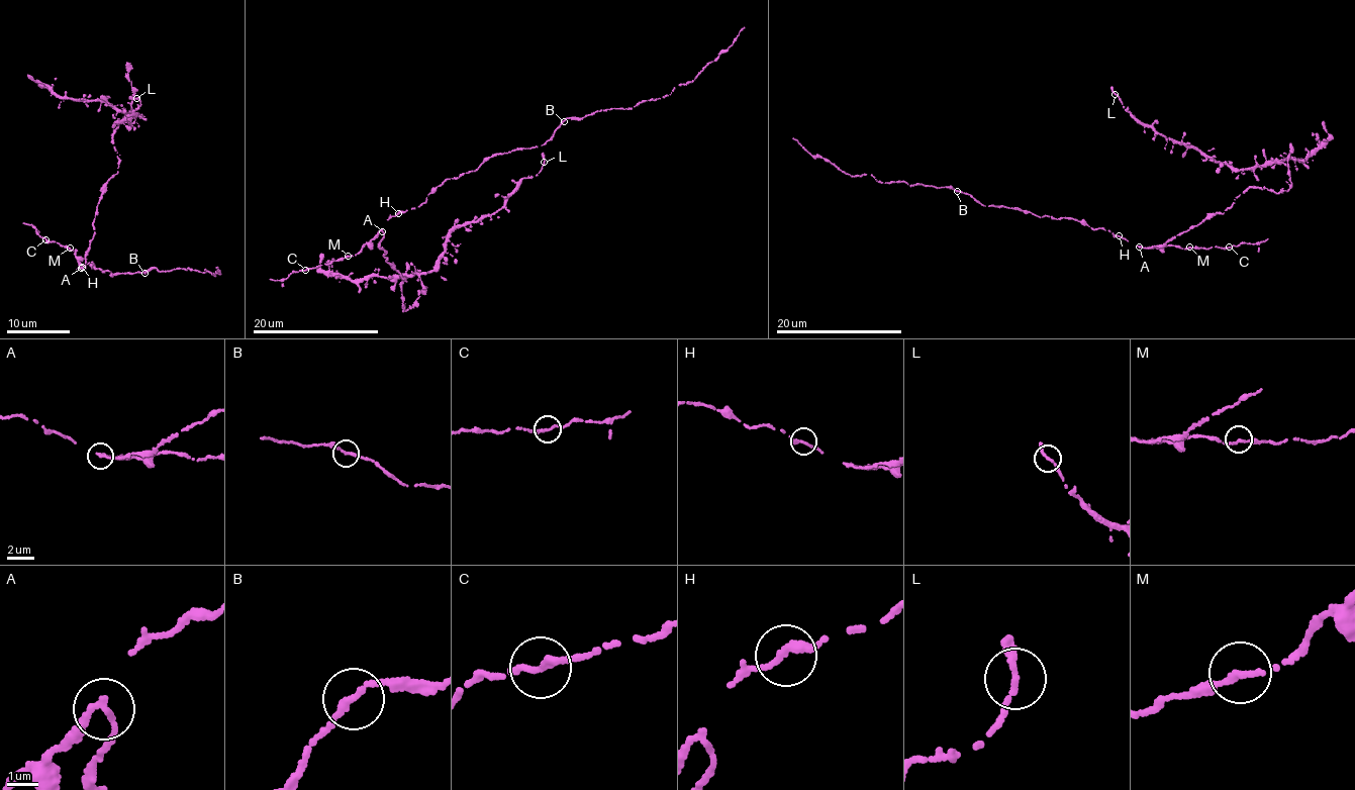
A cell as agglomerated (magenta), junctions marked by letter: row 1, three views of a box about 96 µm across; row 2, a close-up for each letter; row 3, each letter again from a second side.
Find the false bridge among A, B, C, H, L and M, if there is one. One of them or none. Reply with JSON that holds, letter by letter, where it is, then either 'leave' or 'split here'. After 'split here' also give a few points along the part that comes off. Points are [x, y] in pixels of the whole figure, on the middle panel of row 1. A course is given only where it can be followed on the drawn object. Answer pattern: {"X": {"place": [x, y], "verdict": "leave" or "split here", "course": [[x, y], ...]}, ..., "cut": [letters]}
{"A": {"place": [382, 231], "verdict": "split here", "course": [[382, 231], [380, 248], [386, 253], [385, 261], [406, 280], [403, 277], [402, 310], [415, 303], [425, 286]]}, "B": {"place": [564, 121], "verdict": "leave"}, "C": {"place": [305, 270], "verdict": "leave"}, "H": {"place": [398, 213], "verdict": "leave"}, "L": {"place": [544, 162], "verdict": "leave"}, "M": {"place": [348, 256], "verdict": "leave"}, "cut": ["A"]}

